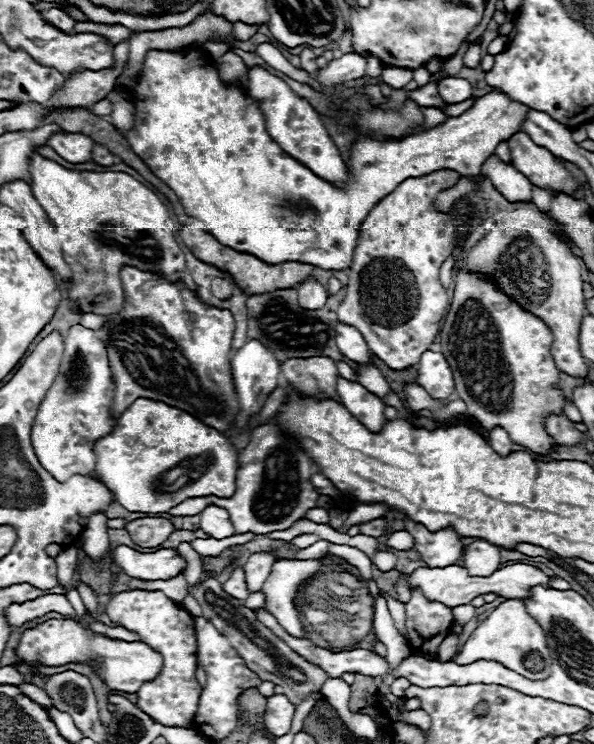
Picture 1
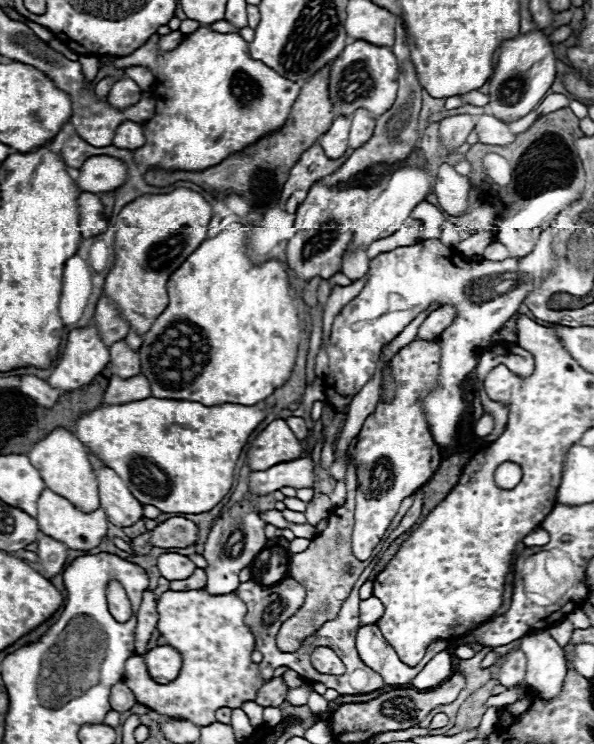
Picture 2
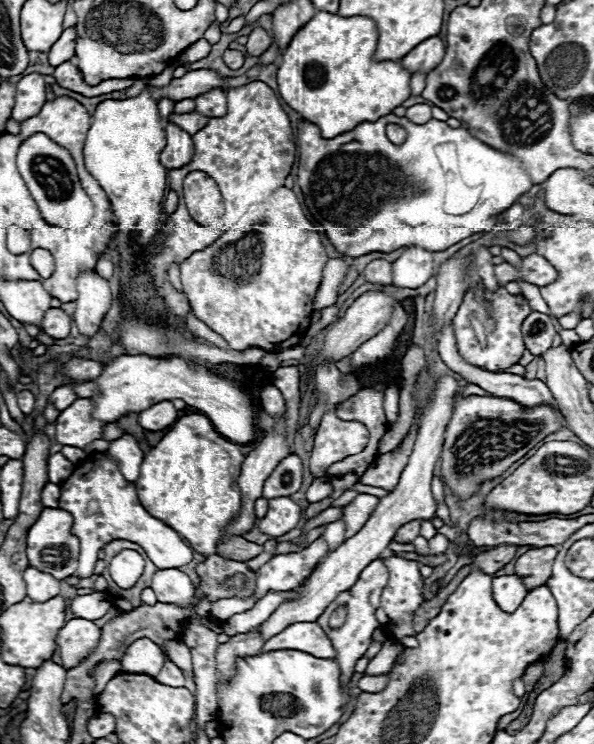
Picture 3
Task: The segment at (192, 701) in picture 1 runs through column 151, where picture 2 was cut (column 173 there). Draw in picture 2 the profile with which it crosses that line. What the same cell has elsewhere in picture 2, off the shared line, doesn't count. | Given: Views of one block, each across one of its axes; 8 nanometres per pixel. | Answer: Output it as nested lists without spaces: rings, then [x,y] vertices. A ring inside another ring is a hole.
[[[168,590],[158,600],[158,614],[160,614],[160,618],[158,618],[156,628],[166,638],[166,642],[182,654],[184,662],[182,662],[182,670],[180,670],[178,678],[174,682],[162,686],[150,678],[142,656],[135,654],[130,657],[130,660],[126,660],[126,680],[124,682],[134,692],[136,700],[140,704],[146,704],[148,708],[156,710],[158,714],[182,716],[186,720],[194,720],[194,724],[198,724],[198,726],[206,726],[206,724],[214,722],[214,712],[218,708],[222,708],[222,706],[240,708],[244,702],[250,702],[256,698],[258,688],[262,688],[262,684],[266,684],[266,680],[260,676],[258,664],[254,664],[250,658],[250,654],[254,650],[254,636],[244,622],[246,604],[234,592],[216,596],[206,590],[186,590],[186,592]]]

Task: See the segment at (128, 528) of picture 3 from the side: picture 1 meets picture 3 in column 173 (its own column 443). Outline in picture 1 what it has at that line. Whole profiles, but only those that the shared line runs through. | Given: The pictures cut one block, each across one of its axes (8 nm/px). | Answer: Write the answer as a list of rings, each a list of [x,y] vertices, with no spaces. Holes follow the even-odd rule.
[[[404,516],[406,530],[414,536],[414,548],[420,552],[420,558],[432,568],[446,568],[456,564],[464,554],[462,536],[452,528],[430,532],[426,526],[412,522]]]

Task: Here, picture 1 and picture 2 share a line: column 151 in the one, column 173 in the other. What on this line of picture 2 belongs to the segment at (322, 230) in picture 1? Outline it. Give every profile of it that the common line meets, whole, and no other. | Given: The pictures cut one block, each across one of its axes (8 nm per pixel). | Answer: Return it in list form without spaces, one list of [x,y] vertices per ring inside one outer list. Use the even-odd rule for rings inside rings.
[[[200,26],[196,32],[186,34],[182,44],[174,52],[162,53],[158,50],[158,34],[152,35],[144,46],[134,50],[130,56],[122,56],[112,62],[116,68],[126,66],[146,66],[156,76],[154,100],[156,114],[144,122],[146,144],[134,150],[134,160],[144,162],[148,168],[208,168],[210,164],[218,164],[230,156],[230,152],[240,152],[246,144],[254,144],[258,136],[272,132],[282,126],[282,120],[290,114],[290,104],[294,104],[294,96],[298,96],[298,82],[286,80],[270,66],[260,60],[252,60],[248,52],[248,42],[236,34],[220,34],[206,26]]]

